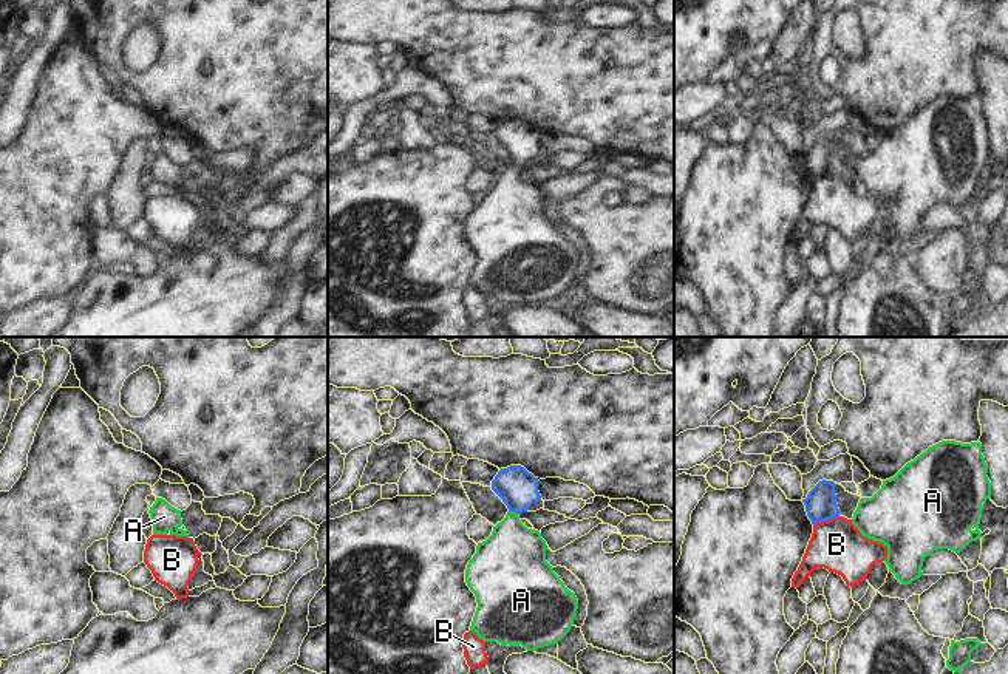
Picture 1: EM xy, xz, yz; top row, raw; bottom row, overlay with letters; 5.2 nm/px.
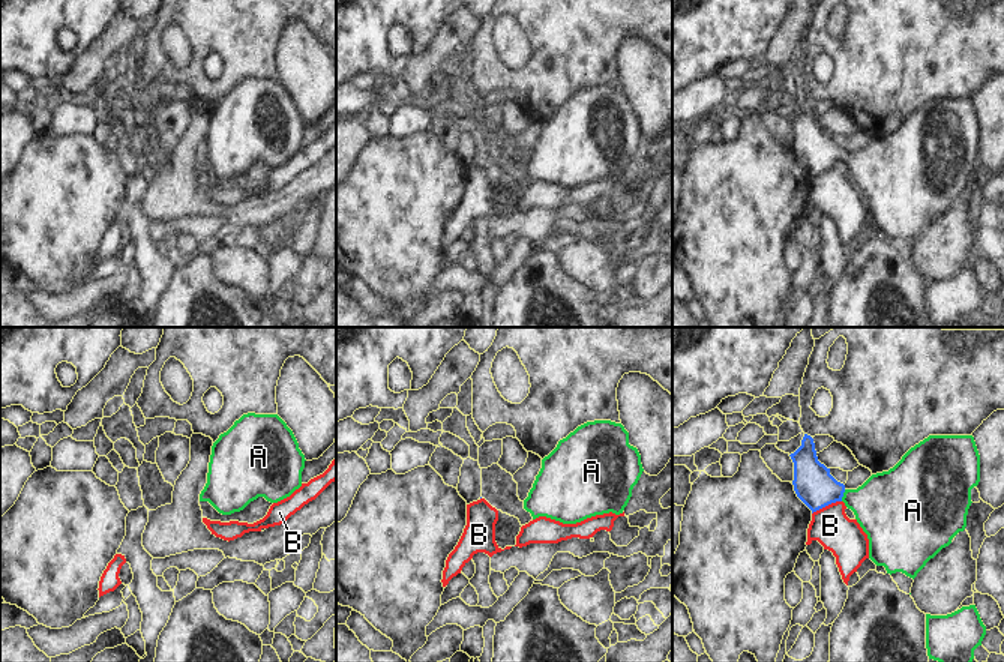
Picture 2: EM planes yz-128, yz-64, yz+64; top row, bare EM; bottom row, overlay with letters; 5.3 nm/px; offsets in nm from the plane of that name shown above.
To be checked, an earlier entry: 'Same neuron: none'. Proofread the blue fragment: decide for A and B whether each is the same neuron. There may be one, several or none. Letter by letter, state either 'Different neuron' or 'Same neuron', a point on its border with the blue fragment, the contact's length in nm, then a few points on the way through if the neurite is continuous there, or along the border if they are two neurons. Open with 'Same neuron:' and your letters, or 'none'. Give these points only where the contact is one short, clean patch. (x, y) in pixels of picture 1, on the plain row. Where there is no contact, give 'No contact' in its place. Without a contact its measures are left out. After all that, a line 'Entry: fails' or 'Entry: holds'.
Same neuron: A
A: Same neuron. Touches blue at xz (514, 164). Shared border 60 nm. Path across: xz (518, 142), (514, 164), (512, 212)
B: Different neuron. Touches blue at yz (826, 173). Shared border 140 nm. Boundary: yz (838, 169), (813, 178)
Entry: fails

